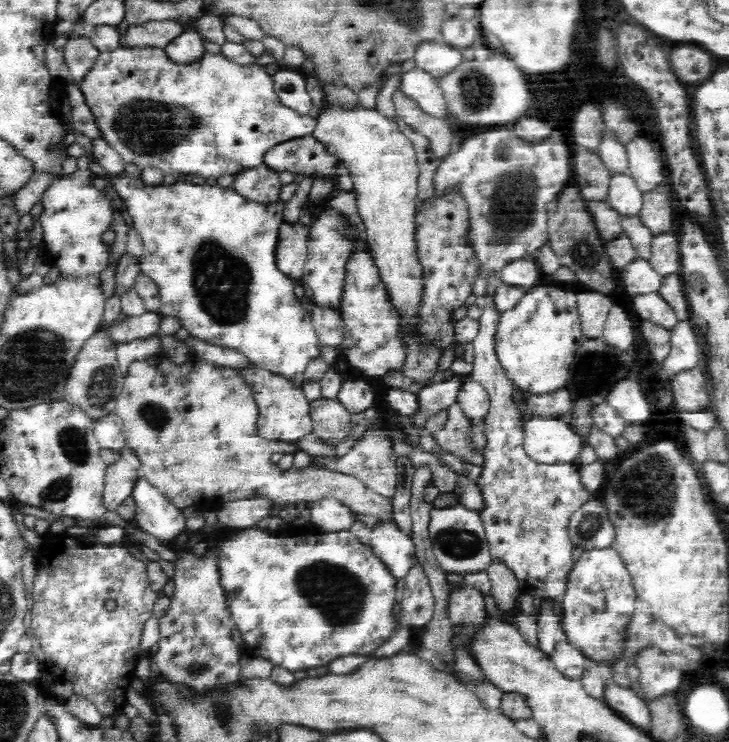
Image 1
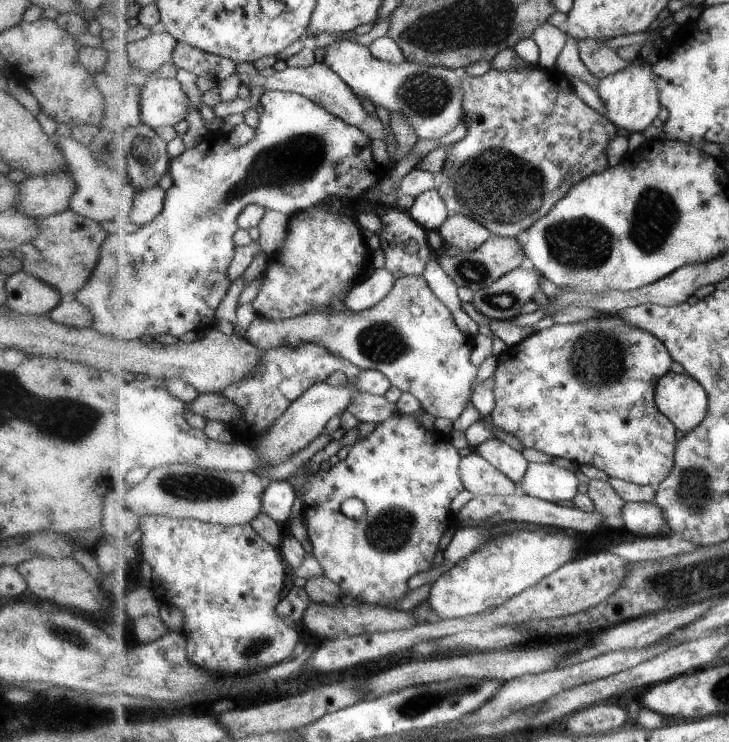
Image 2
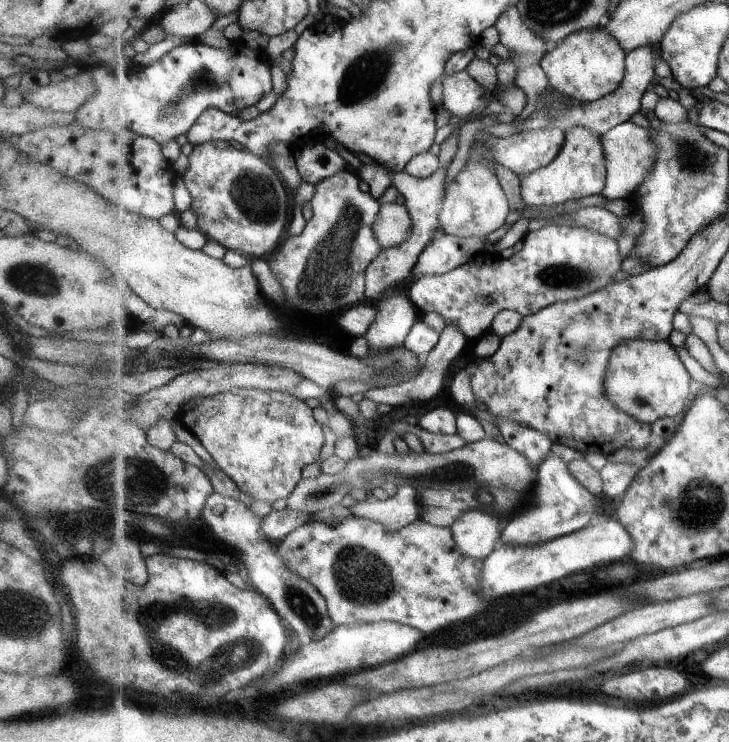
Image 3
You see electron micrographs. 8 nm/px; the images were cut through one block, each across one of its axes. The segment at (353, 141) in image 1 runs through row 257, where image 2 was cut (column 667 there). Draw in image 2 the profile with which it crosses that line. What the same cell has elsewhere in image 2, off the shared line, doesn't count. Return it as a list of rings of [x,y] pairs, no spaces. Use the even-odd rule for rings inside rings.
[[[667,372],[655,389],[659,410],[683,433],[693,432],[707,418],[710,397],[689,373]]]

